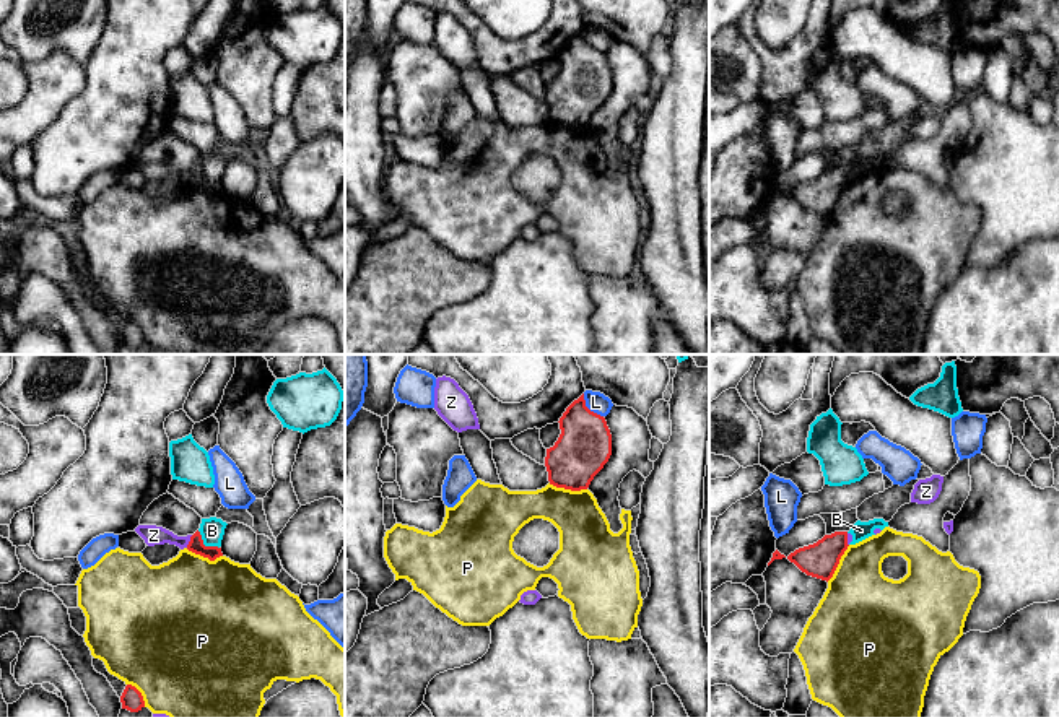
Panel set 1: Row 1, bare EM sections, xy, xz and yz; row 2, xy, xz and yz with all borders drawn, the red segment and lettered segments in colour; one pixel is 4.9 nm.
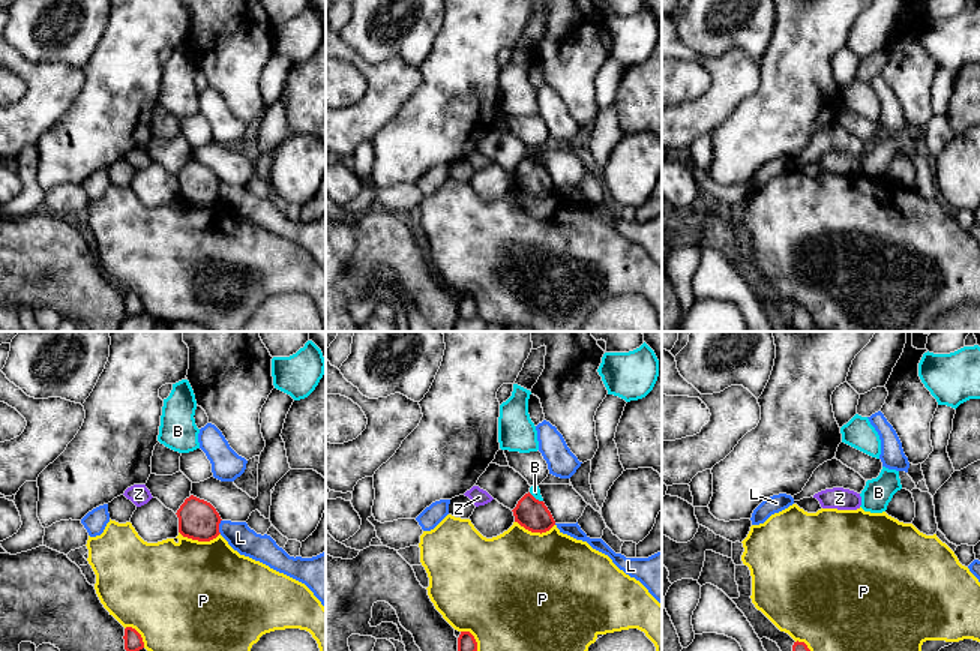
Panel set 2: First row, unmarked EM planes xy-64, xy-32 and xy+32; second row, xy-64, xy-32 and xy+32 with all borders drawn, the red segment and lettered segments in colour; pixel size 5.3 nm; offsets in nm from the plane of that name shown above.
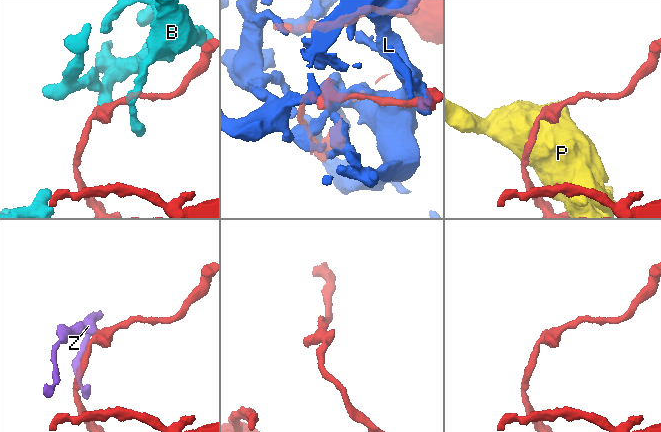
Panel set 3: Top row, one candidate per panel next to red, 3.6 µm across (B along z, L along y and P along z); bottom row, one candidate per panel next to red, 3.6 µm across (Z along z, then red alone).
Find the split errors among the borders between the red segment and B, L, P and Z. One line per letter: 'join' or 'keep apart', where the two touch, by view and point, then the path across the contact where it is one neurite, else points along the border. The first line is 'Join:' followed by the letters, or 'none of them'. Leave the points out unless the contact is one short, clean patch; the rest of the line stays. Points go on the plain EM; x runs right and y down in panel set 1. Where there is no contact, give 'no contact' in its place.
Join: none of them
B: keep apart; contact xy (204, 181)
L: keep apart; contact xz (588, 44)
P: keep apart; contact xz (568, 124)
Z: keep apart; contact xy (189, 178); border xy (192, 171), (186, 182)

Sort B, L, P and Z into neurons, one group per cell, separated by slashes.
B / L / P / Z

